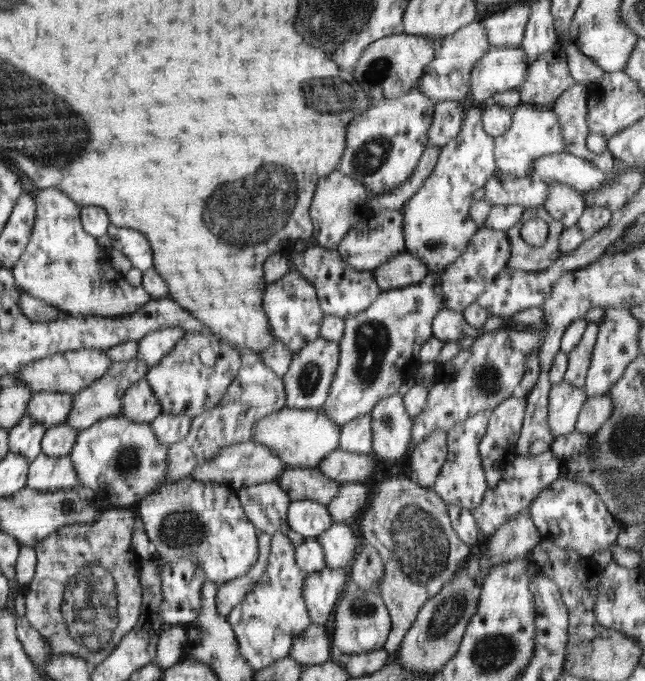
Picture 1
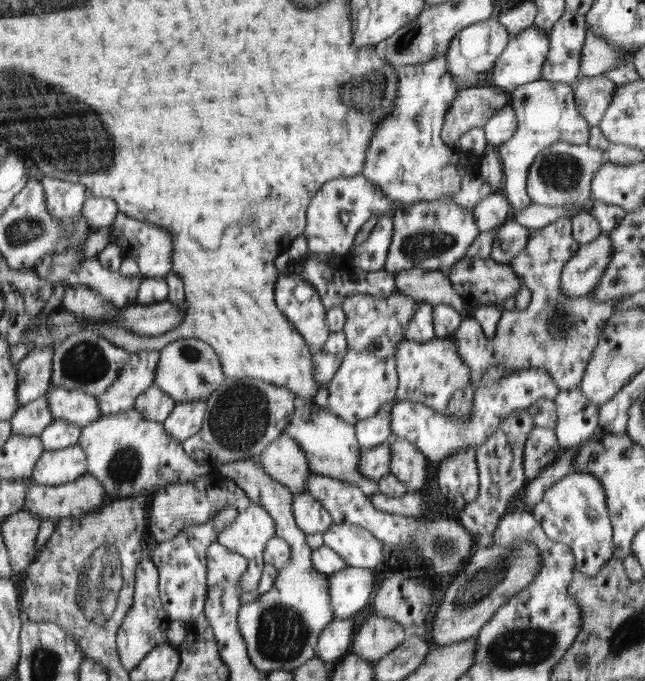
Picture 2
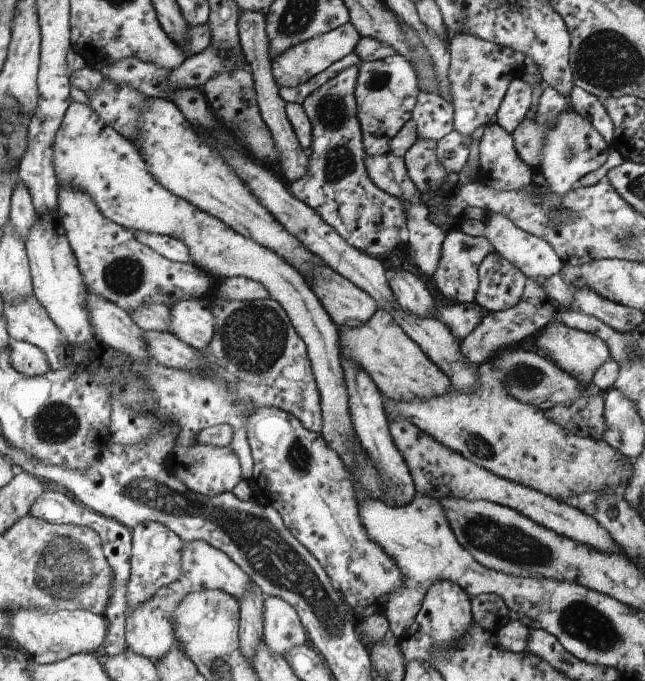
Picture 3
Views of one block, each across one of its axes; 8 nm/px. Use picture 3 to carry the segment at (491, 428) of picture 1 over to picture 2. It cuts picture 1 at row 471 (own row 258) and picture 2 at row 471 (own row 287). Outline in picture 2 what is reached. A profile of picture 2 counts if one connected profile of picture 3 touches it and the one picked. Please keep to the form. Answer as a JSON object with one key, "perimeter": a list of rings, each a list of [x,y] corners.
{"perimeter":[[[514,409],[514,413],[510,413],[510,417],[502,421],[498,429],[477,449],[478,496],[459,511],[458,521],[479,545],[489,546],[493,542],[494,530],[506,514],[508,504],[518,494],[518,490],[529,483],[523,467],[524,448],[527,440],[532,437],[534,427],[534,420],[528,410]]]}

